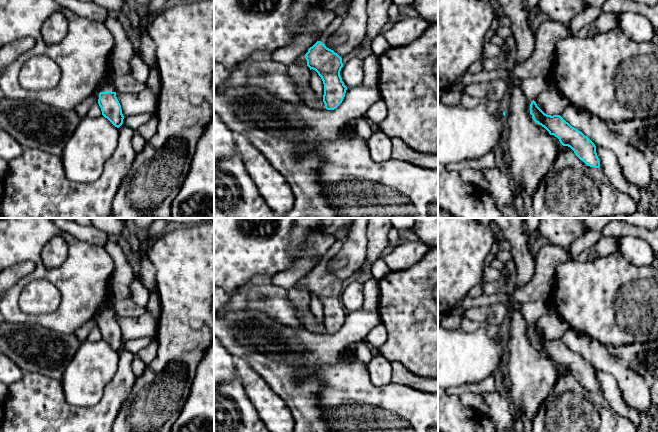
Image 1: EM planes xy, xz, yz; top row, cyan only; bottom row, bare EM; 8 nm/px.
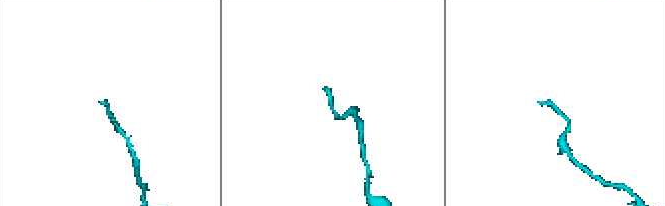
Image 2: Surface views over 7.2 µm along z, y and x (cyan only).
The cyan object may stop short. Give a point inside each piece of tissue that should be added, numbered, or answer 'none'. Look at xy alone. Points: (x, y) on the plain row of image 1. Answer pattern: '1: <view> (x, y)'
1: xy (107, 308)

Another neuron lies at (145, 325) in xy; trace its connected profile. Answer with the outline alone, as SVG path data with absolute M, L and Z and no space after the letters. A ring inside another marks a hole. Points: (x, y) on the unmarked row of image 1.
M145 312L138 317L116 316L116 321L121 329L124 341L156 336L158 320L148 312Z

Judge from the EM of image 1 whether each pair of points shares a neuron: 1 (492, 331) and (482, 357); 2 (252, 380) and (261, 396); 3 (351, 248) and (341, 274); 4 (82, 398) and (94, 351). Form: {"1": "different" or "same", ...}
{"1": "different", "2": "same", "3": "same", "4": "same"}

